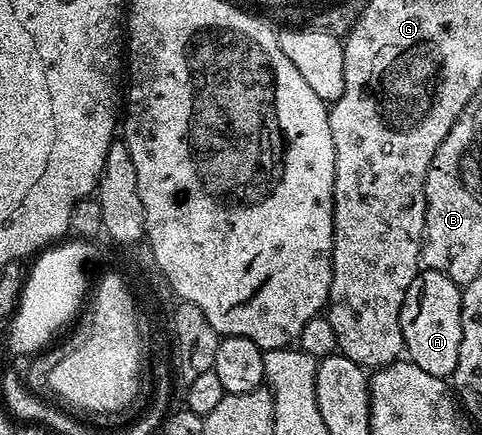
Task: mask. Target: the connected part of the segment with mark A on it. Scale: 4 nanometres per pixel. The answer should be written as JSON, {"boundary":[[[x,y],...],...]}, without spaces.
{"boundary":[[[419,271],[412,286],[408,286],[404,294],[404,306],[400,310],[400,330],[405,355],[413,364],[420,366],[420,370],[433,376],[453,377],[456,362],[460,362],[460,338],[462,337],[462,288],[460,285],[439,272]]]}

